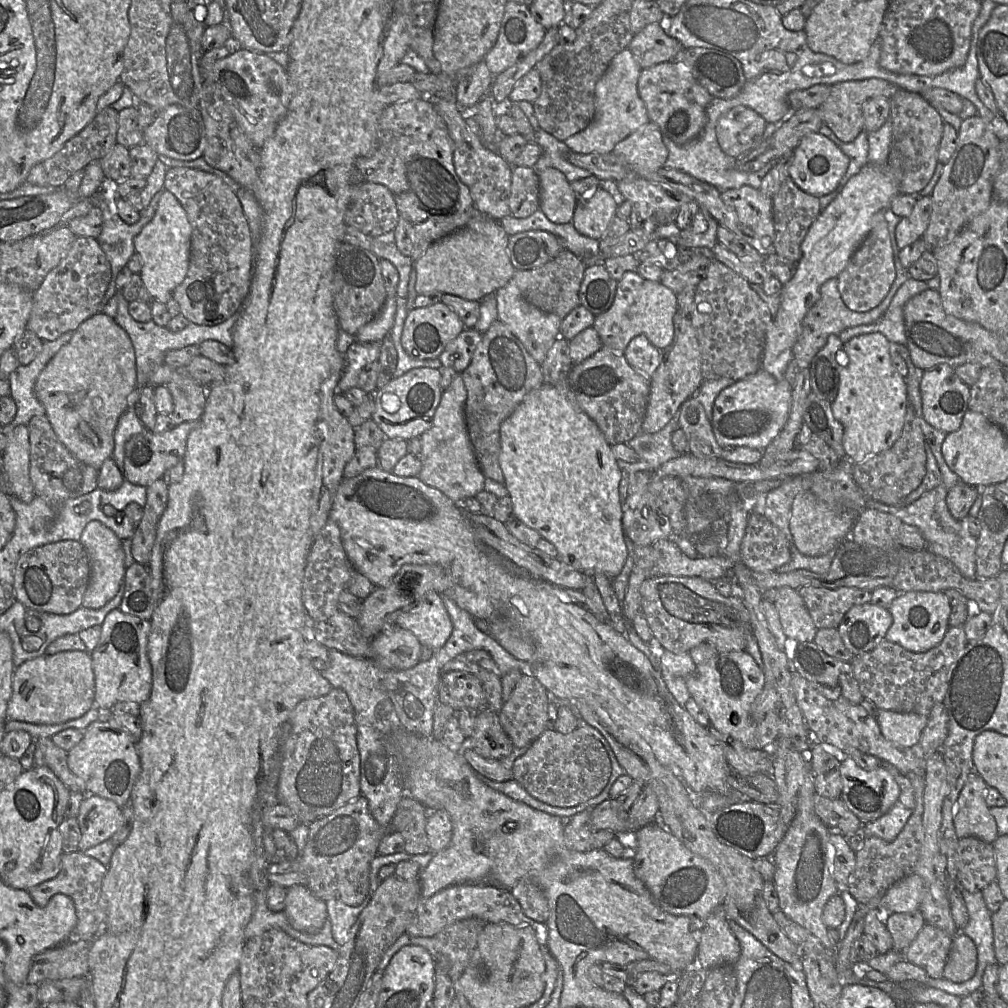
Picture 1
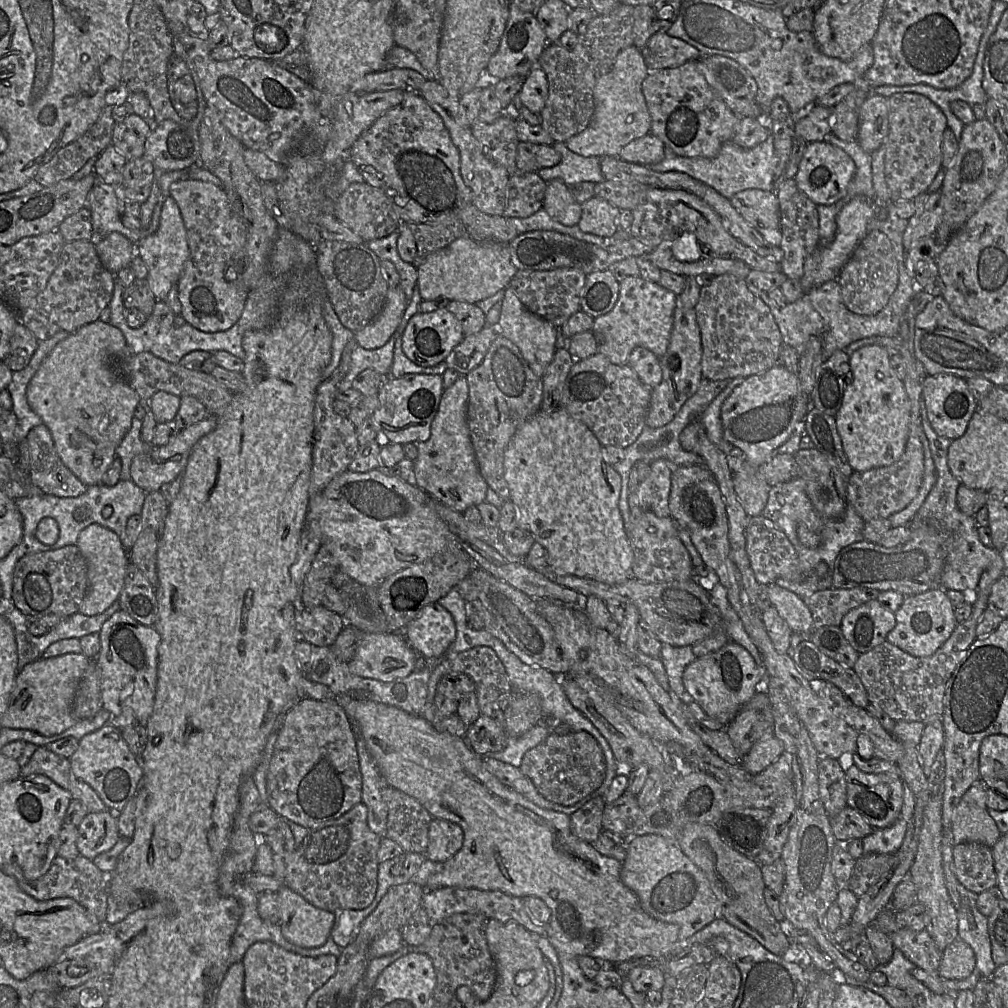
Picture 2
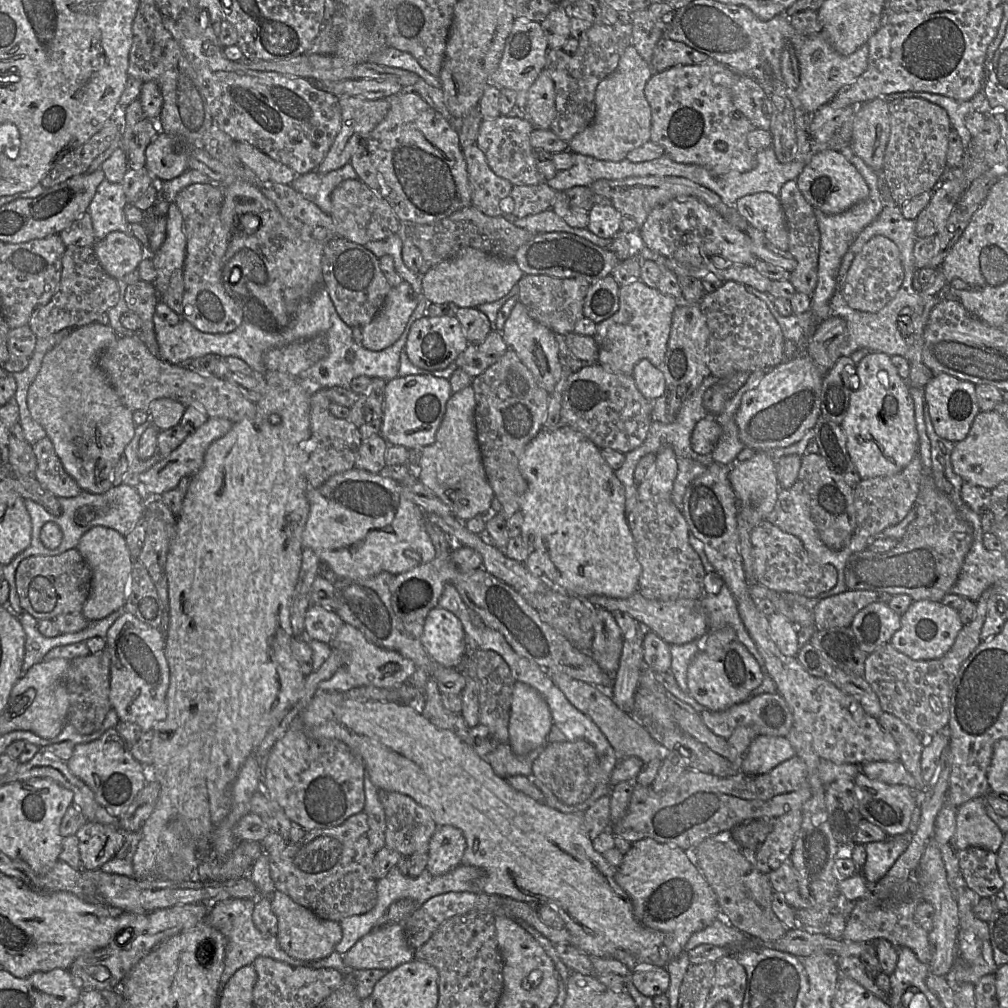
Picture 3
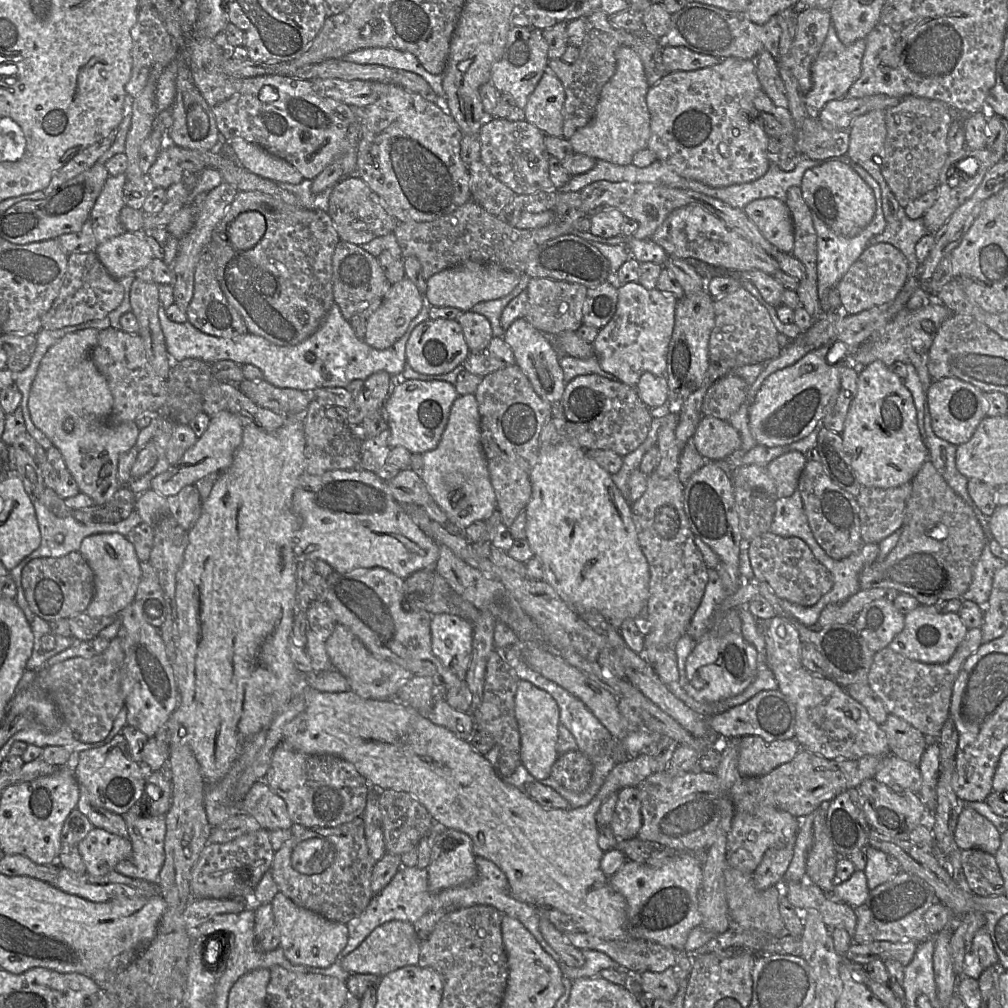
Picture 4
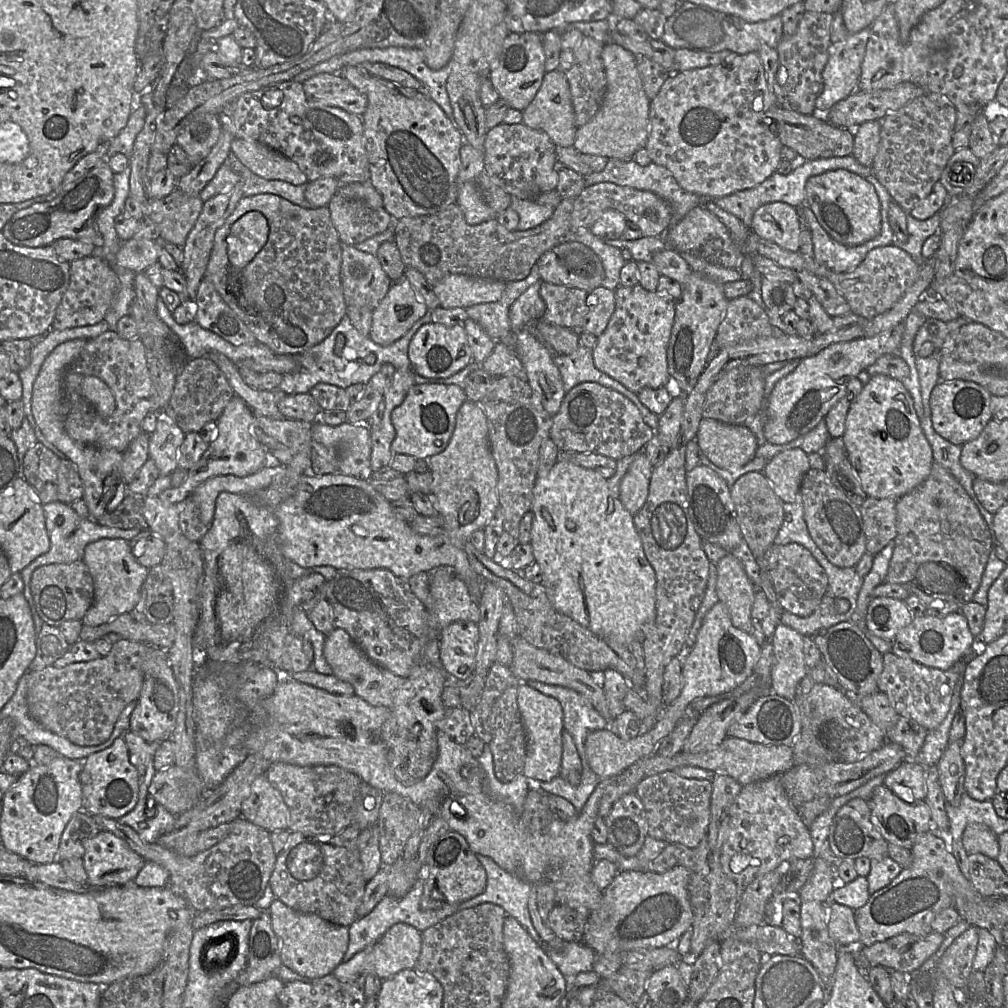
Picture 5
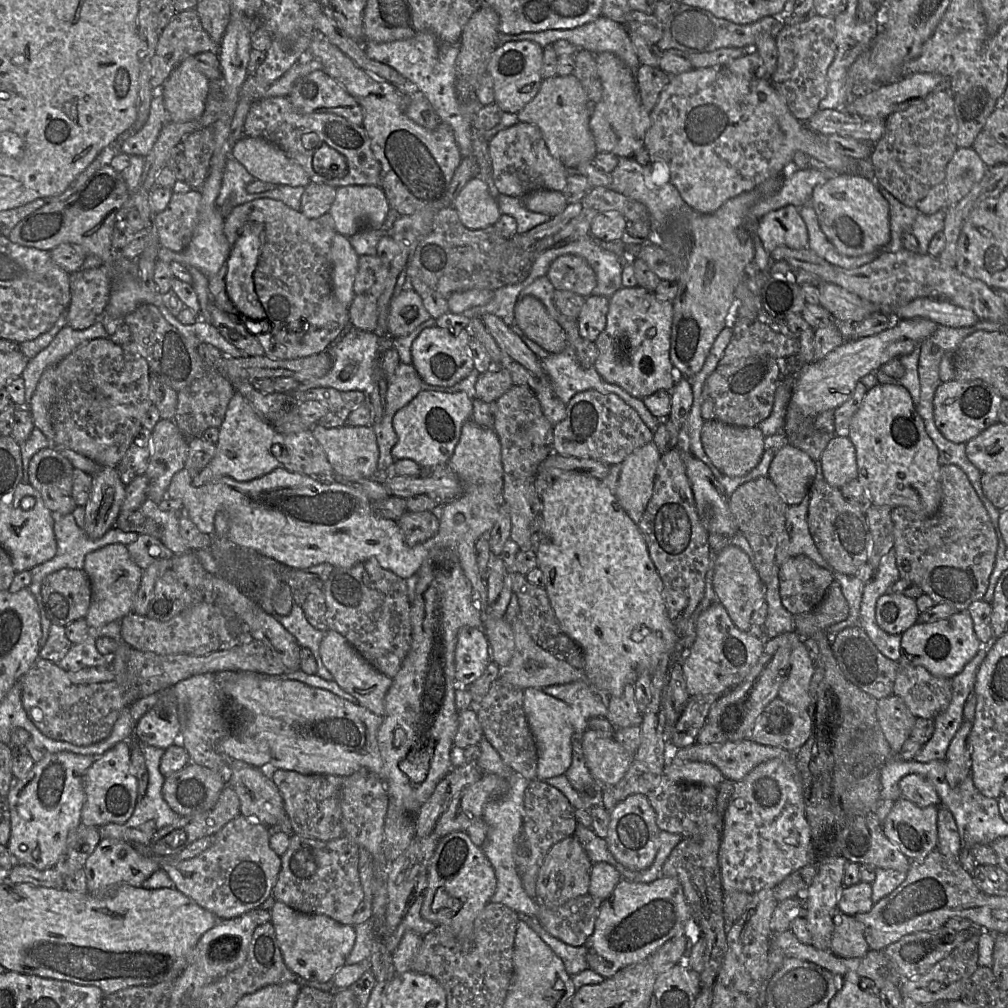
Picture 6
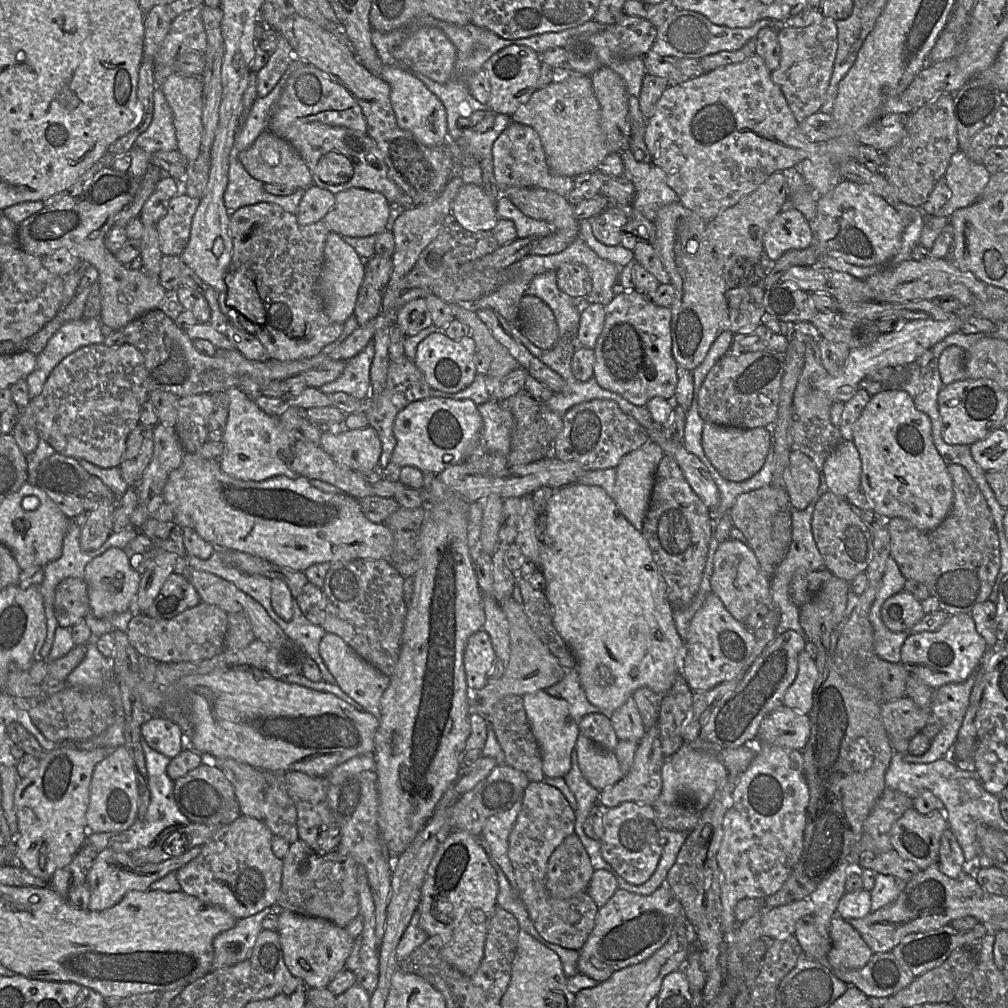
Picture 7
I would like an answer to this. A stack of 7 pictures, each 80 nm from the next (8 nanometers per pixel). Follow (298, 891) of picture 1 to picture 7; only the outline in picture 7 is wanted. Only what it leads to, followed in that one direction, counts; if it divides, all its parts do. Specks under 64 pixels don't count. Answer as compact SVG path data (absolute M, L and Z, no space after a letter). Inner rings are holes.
M283 909L278 913L277 932L288 970L301 978L308 988L322 988L345 968L355 939L342 927L320 918L296 914Z

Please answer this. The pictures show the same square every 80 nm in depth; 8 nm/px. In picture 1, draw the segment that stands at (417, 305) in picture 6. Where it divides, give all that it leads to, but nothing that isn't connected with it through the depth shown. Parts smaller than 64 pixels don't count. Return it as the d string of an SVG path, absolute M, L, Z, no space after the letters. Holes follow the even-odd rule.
M387 296L383 308L372 321L359 329L355 340L360 343L381 342L390 334L395 322L397 297Z

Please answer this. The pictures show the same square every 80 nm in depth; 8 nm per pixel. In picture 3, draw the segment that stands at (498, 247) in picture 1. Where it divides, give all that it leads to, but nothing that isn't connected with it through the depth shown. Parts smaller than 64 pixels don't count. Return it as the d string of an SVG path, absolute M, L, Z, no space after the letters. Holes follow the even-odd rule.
M466 247L422 275L422 290L431 303L452 302L458 307L471 308L504 297L524 274L514 259L504 259Z

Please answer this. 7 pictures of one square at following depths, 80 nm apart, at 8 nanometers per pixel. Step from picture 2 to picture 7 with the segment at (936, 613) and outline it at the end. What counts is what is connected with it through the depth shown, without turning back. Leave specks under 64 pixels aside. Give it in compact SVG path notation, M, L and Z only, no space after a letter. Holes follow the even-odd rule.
M956 614L935 631L909 634L901 648L901 664L906 670L933 689L948 683L964 682L975 673L988 649L985 639L977 632L970 614Z

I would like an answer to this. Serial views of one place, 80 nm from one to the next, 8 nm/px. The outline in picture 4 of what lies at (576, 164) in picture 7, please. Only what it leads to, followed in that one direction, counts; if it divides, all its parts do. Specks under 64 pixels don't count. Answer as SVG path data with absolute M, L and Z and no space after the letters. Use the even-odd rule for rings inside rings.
M550 71L541 77L525 106L525 120L545 135L563 137L565 91L559 78Z

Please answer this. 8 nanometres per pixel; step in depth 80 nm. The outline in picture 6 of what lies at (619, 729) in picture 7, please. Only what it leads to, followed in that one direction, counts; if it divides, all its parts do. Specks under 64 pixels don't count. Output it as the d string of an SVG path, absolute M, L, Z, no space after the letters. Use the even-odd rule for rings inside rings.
M626 685L619 696L606 698L606 718L614 728L641 726L643 718L635 702L633 685Z

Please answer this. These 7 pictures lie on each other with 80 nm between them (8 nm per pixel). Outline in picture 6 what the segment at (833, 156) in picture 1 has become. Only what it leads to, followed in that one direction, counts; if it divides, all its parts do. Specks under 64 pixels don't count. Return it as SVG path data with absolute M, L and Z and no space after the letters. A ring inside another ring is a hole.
M836 174L813 189L810 204L821 230L840 254L861 256L881 250L891 240L889 203L870 179L855 174Z

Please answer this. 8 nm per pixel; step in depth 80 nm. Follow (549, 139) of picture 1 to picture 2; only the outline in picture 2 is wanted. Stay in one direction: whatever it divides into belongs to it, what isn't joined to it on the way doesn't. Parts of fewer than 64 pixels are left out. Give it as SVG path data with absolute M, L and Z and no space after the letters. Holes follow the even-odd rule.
M555 141L552 147L561 155L561 161L553 167L542 167L538 170L538 175L544 181L561 179L568 186L586 181L595 184L606 181L600 167L601 158L574 153L564 142Z

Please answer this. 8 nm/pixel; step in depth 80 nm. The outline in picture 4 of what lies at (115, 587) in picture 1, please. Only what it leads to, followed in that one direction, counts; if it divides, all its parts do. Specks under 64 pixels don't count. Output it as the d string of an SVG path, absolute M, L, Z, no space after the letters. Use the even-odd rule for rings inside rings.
M118 533L94 534L83 539L79 552L94 574L94 595L85 613L92 618L118 617L121 611L133 604L141 578L140 561L133 545L126 536Z

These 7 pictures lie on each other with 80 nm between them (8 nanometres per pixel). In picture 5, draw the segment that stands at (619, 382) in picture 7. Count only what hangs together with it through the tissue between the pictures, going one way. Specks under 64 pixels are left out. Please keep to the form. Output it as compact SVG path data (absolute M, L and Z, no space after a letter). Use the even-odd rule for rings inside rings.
M637 284L615 290L615 310L593 348L597 369L637 394L641 389L659 388L669 380L667 351L675 318L676 300L648 291Z

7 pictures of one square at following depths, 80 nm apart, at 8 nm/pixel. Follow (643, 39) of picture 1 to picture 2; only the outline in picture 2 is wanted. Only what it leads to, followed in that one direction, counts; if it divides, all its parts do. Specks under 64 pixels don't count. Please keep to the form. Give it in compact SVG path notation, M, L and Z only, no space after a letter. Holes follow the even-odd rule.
M663 30L652 35L640 51L649 72L678 67L702 57L696 48Z

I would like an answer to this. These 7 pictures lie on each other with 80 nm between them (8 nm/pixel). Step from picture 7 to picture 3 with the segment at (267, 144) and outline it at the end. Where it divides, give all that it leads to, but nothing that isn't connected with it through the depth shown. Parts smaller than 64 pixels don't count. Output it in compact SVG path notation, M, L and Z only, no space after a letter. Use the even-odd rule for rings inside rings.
M236 142L236 151L244 166L251 169L261 180L291 184L297 174L287 165L247 142Z

